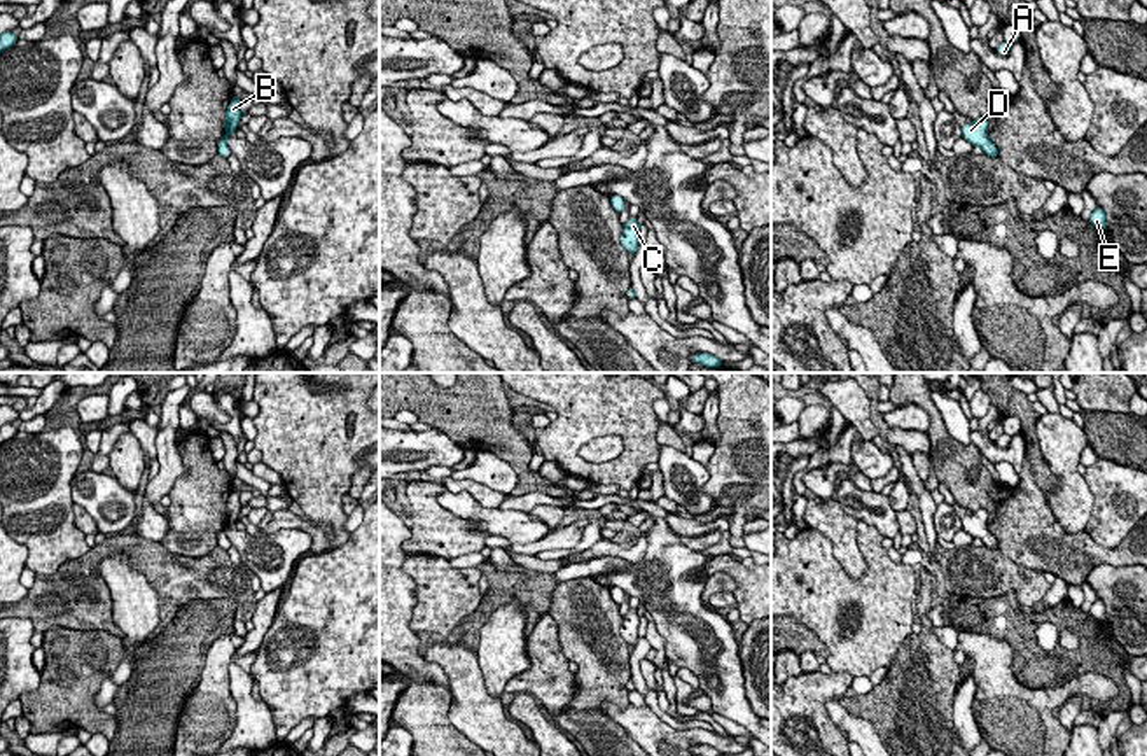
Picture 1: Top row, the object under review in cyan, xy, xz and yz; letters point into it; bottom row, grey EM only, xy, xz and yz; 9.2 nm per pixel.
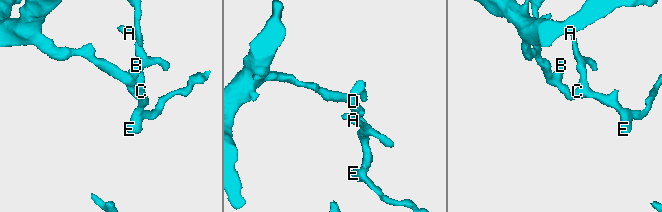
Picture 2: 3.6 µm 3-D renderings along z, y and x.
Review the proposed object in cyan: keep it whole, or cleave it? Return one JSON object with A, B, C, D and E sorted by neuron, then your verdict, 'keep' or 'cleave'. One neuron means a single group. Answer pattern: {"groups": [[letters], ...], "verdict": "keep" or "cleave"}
{"groups": [["A", "B", "C", "D", "E"]], "verdict": "keep"}

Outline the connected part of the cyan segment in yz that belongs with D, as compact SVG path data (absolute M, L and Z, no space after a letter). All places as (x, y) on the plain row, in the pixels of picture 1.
M981 508L974 514L962 518L962 528L974 539L981 539L984 546L998 550L998 541L988 530L986 522L988 522L988 511Z

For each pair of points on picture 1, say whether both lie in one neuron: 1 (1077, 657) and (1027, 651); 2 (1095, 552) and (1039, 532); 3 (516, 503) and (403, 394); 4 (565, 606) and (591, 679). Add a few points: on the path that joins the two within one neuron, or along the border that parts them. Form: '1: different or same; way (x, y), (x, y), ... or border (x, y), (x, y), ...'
1: same; way (1065, 660), (1039, 660)
2: same; way (1081, 552), (1058, 552), (1053, 546)
3: different; border (513, 492), (546, 492), (553, 497)
4: same; way (569, 623), (591, 653), (591, 662)

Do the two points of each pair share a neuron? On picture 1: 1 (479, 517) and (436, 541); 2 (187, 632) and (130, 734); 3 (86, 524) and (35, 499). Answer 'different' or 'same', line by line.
1: different
2: same
3: different

